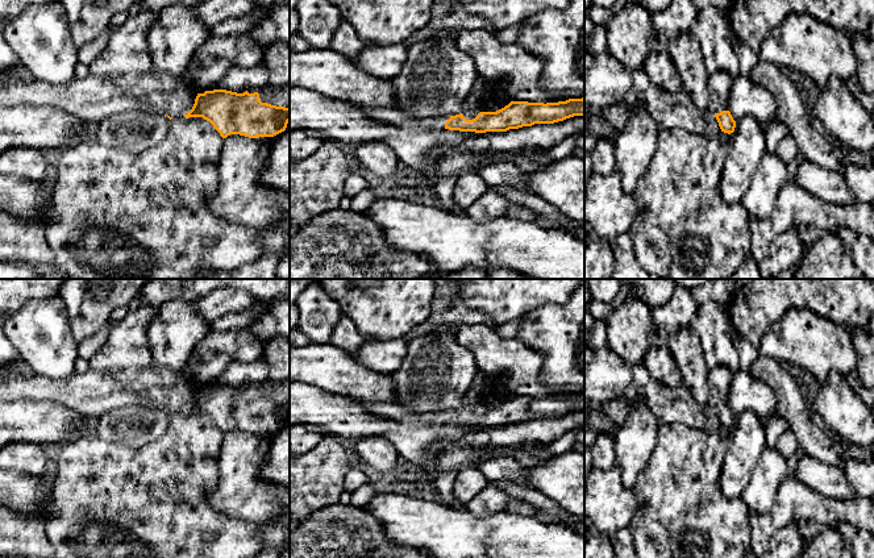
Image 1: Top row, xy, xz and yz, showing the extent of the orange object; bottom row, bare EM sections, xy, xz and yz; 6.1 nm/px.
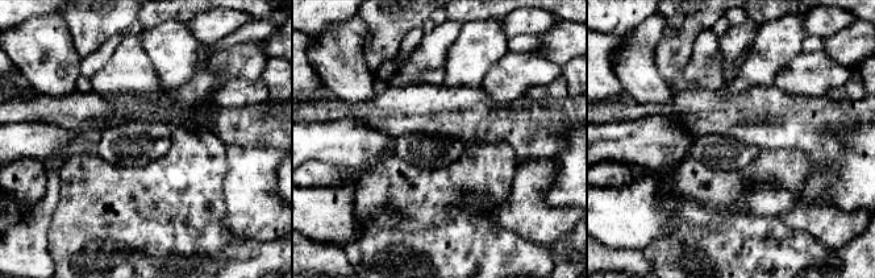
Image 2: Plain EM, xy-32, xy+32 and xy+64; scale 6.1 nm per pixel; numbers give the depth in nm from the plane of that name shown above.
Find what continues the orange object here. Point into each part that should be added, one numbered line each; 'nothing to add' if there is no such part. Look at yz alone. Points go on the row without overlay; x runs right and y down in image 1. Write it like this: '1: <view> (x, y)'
1: yz (719, 378)

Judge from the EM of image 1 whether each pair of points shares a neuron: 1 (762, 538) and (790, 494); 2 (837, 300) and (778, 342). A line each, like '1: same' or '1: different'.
1: same
2: different

